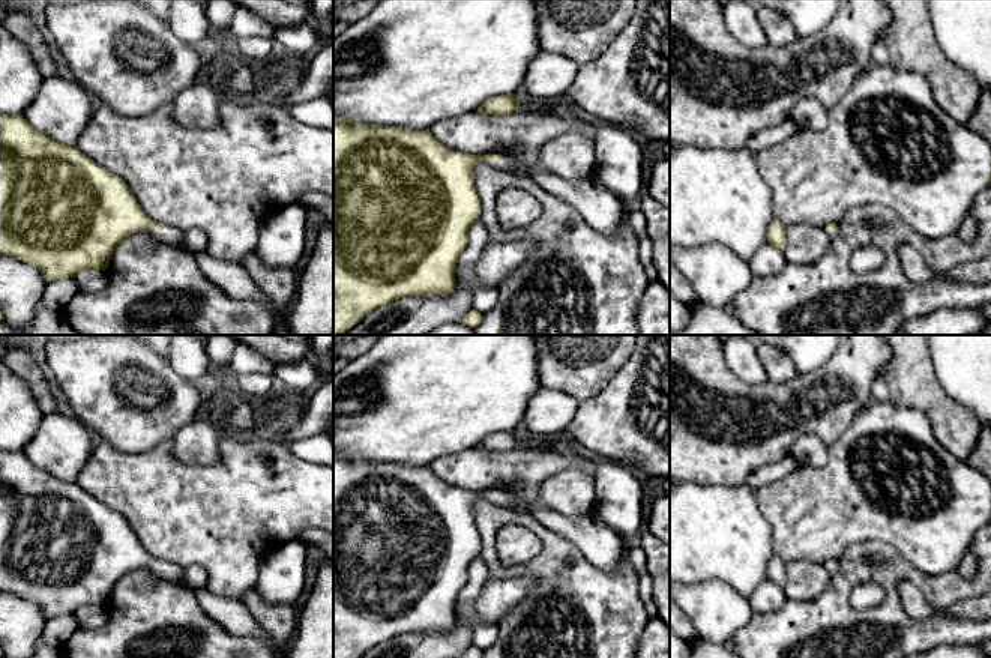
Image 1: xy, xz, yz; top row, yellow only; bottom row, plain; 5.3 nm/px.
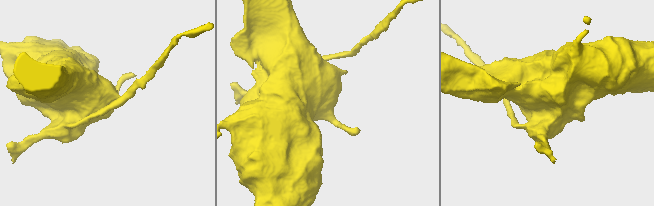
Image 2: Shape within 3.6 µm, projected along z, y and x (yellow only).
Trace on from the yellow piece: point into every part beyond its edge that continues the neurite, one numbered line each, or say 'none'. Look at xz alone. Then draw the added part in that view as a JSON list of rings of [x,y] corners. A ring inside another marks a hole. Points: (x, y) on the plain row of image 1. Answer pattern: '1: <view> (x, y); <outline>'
1: xz (503, 499); [[[499,493],[492,502],[500,506],[511,508],[511,509],[514,509],[515,506],[515,497],[508,493]]]

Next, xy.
1: xy (230, 613); [[[161,562],[158,572],[168,581],[189,587],[185,583],[185,568]],[[189,587],[198,598],[200,605],[230,634],[237,637],[258,637],[269,643],[275,658],[287,658],[288,646],[273,644],[272,637],[255,622],[242,601],[222,598],[209,592],[207,587]]]

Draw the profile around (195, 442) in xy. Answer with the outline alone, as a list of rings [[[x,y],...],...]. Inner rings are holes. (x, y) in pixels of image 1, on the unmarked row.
[[[206,409],[173,436],[171,455],[182,463],[212,464],[221,457],[219,425],[213,409]]]

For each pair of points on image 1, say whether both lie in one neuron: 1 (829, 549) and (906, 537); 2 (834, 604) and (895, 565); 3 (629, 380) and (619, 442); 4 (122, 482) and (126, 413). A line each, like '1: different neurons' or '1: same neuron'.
1: same neuron
2: same neuron
3: same neuron
4: different neurons

